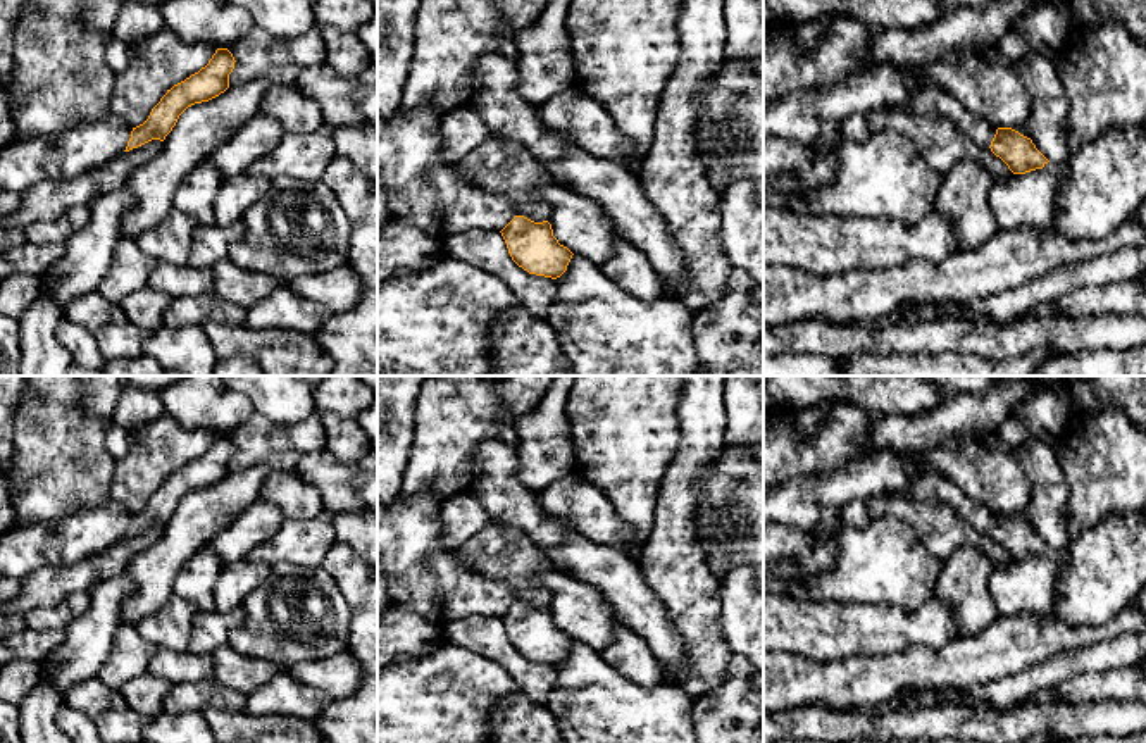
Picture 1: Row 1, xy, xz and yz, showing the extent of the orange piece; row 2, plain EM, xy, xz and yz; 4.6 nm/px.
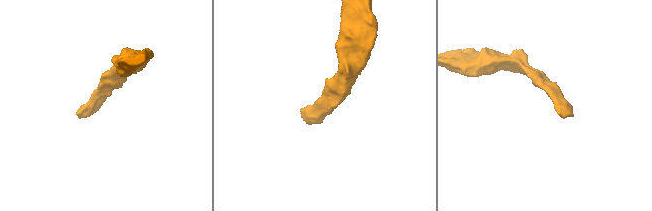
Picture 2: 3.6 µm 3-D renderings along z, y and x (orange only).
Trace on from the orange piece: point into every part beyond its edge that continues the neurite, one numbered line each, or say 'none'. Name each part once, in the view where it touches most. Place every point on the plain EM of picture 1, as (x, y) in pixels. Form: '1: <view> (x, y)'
1: yz (1060, 557)

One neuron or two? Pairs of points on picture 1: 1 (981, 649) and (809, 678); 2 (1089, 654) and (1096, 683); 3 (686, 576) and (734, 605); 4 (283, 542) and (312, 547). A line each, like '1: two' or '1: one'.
1: one
2: two
3: two
4: one

